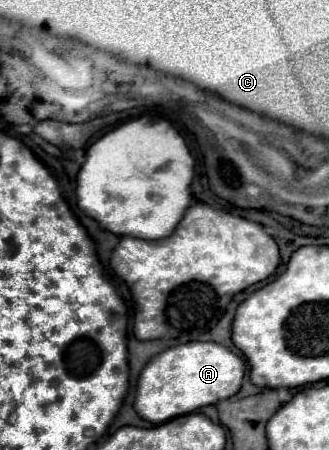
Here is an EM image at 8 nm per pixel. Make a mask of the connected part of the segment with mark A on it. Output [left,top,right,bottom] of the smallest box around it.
[134,341,244,424]

